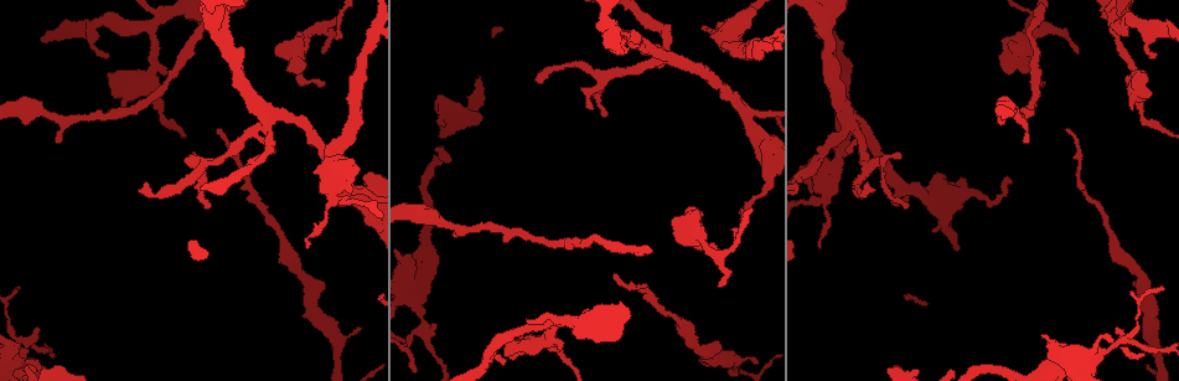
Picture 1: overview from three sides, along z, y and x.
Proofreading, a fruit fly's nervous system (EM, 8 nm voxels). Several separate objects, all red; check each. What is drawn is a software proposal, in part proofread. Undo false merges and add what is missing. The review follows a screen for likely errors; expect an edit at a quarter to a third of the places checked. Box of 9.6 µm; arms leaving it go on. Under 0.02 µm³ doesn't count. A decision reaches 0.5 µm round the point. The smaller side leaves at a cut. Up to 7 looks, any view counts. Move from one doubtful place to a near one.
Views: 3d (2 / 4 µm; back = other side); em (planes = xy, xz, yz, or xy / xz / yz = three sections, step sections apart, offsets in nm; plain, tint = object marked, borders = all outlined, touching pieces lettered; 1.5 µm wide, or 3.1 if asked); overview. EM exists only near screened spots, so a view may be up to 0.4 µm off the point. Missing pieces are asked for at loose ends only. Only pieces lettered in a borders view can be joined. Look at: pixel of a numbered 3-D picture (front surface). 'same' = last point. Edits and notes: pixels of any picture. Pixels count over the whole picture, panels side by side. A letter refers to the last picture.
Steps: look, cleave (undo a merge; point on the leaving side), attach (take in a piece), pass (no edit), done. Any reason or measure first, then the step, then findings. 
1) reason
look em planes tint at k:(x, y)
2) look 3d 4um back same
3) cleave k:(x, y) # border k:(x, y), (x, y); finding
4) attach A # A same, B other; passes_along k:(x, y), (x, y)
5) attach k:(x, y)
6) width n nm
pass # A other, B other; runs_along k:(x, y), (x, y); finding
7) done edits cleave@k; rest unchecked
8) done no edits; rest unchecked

branch stops here
look em xz step 8 borders at 1:(539, 83)

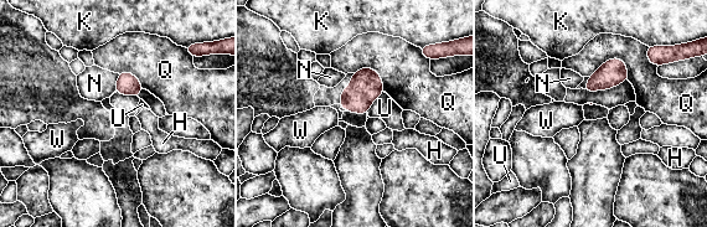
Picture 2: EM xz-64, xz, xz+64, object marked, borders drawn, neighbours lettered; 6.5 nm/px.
look em planes borders same

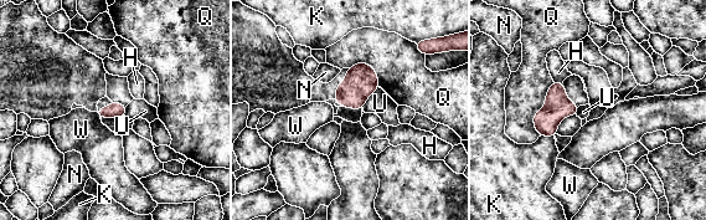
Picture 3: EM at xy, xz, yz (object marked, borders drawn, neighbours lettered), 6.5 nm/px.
longest_contact Q 360 nm
pass # H other, K other, N other, Q other, U other, W other; border 3:(94, 112), (99, 118); none of them fits

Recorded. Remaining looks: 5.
sudden change in width
look 3d 4um at 1:(728, 37)

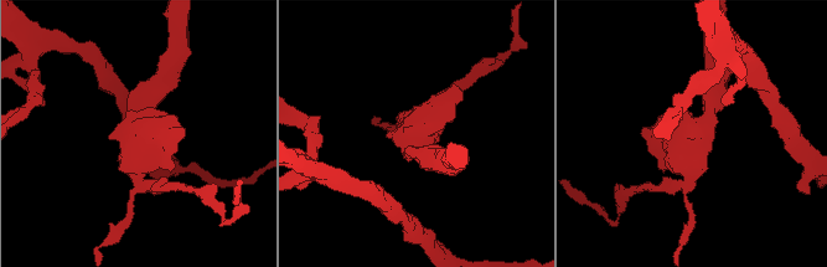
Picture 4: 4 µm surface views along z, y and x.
shape alone is not enough
look em planes borders at 4:(135, 126)

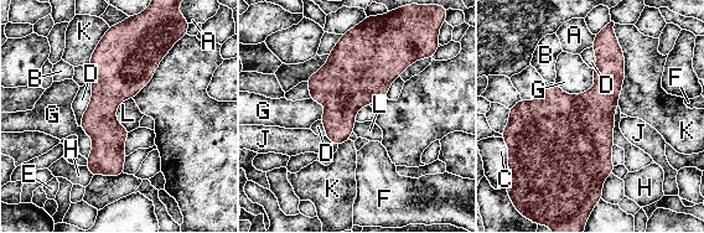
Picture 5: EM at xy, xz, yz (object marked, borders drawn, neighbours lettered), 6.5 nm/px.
pass # A other, B other, C other, D other, E other, F other, G other, H other, J other, K other, L other; border 5:(594, 70), (578, 94), (555, 81); one neuron here

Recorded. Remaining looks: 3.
look 3d 4um at 1:(358, 328)

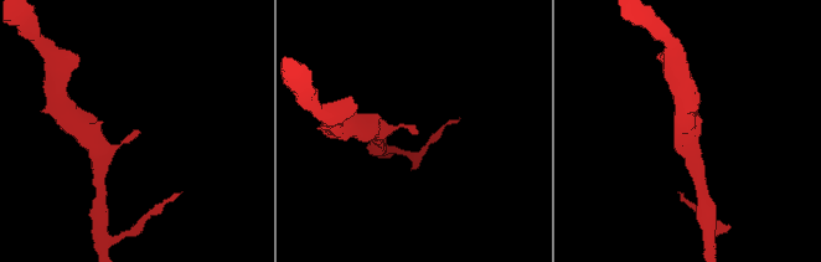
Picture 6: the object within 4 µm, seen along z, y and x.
need the tissue
look em planes borders at 6:(140, 132)

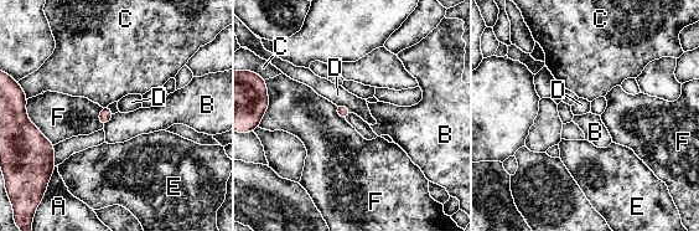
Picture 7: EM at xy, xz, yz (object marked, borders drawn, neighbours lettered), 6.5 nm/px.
longest_contact F 240 nm
pass # A other, B other, C other, D other, E other, F other; border 7:(115, 113), (103, 127); no lettered piece goes on from it

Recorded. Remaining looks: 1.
done no edits; rest unchecked

